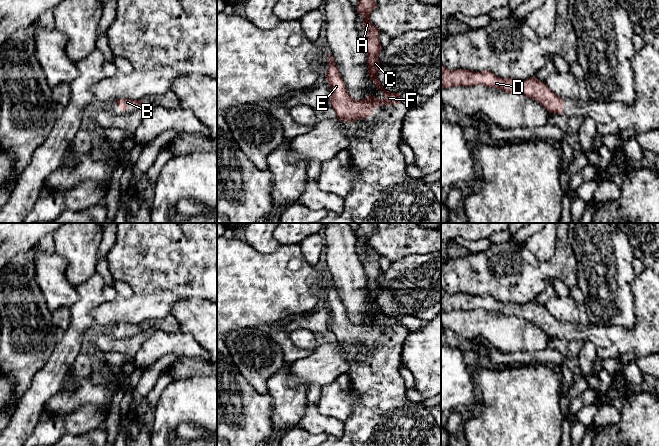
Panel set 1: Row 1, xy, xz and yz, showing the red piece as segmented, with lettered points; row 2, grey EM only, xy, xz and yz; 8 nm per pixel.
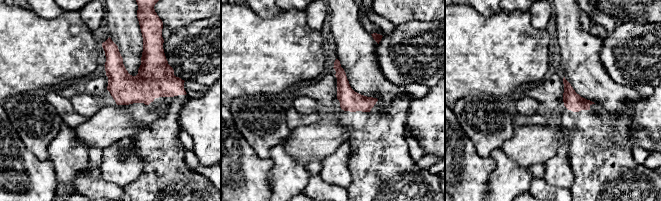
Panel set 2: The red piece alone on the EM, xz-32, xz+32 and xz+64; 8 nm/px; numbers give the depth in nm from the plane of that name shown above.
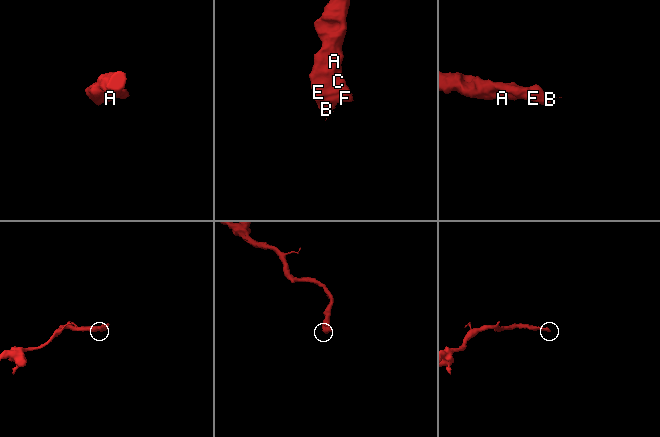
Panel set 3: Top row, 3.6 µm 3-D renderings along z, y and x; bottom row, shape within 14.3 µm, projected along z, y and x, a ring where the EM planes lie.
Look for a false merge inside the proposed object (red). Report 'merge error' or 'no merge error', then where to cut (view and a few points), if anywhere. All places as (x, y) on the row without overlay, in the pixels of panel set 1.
no merge error; no cut

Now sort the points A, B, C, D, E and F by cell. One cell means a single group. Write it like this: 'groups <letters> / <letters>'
groups A B C D E F

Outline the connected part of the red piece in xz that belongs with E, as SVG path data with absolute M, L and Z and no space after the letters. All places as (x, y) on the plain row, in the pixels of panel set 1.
M358 223L357 237L363 240L363 267L367 276L368 297L370 304L378 314L383 316L385 322L380 324L376 320L367 320L363 324L352 323L340 300L334 281L329 277L326 306L330 311L330 328L337 342L342 346L349 345L353 348L355 344L365 344L375 332L382 329L392 330L402 327L401 318L386 315L377 302L380 292L378 281L382 273L379 263L380 254L370 244L370 239L376 231L376 223Z

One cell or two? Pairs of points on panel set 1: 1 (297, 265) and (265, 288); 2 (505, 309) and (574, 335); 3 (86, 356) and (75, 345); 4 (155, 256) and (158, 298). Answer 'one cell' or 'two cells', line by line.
1: one cell
2: one cell
3: two cells
4: two cells

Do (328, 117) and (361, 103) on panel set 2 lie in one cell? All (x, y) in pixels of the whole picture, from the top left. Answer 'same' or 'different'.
different

